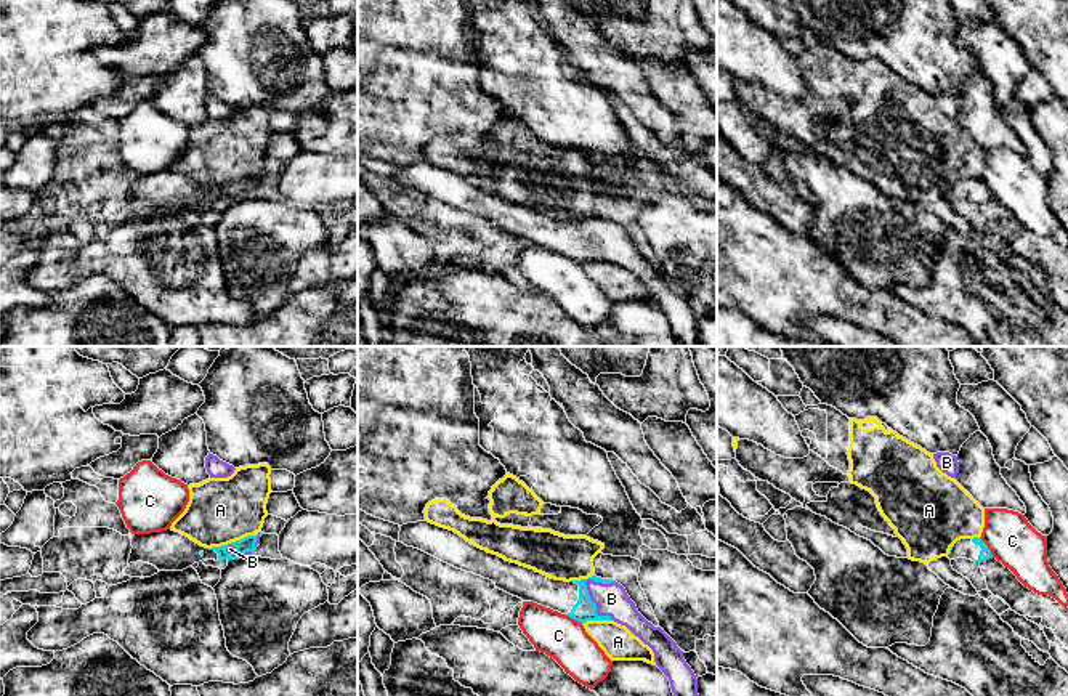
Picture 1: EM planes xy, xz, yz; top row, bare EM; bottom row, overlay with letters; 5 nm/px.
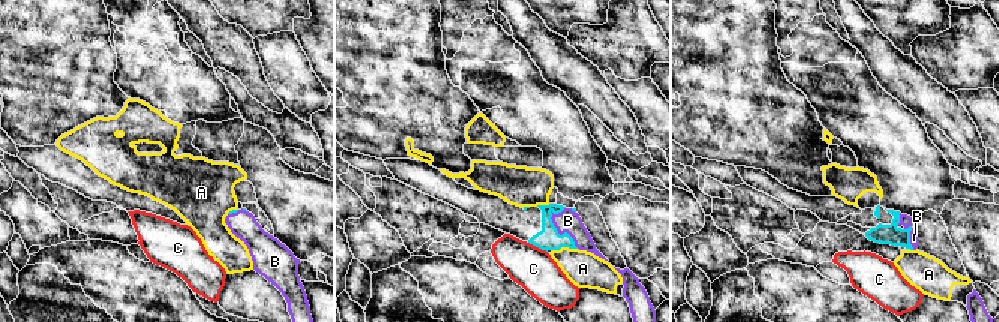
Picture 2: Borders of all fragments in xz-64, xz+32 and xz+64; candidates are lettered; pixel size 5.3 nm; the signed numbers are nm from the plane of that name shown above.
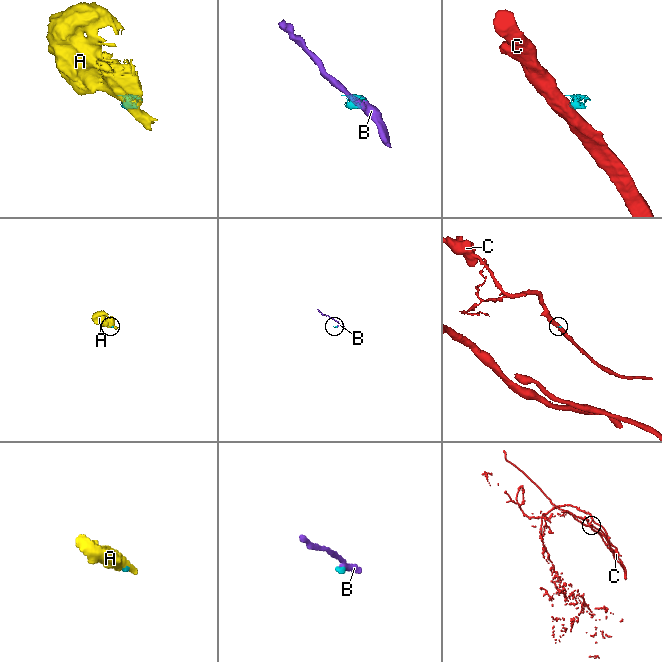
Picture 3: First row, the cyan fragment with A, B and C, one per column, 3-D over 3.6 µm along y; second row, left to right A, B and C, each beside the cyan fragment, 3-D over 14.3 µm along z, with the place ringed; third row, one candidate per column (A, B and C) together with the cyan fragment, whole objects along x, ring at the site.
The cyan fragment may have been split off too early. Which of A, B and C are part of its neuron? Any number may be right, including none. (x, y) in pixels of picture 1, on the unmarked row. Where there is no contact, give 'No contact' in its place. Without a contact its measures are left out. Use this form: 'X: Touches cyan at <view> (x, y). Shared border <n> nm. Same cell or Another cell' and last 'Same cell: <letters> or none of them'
A: Touches cyan at xy (231, 183). Shared border 220 nm. Another cell
B: Touches cyan at xz (595, 246). Shared border 240 nm. Same cell
C: Touches cyan at yz (987, 188). Shared border 120 nm. Another cell
Same cell: B

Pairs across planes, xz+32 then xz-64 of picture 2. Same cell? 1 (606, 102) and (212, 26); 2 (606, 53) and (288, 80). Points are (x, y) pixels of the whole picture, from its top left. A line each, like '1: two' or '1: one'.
1: one
2: two

